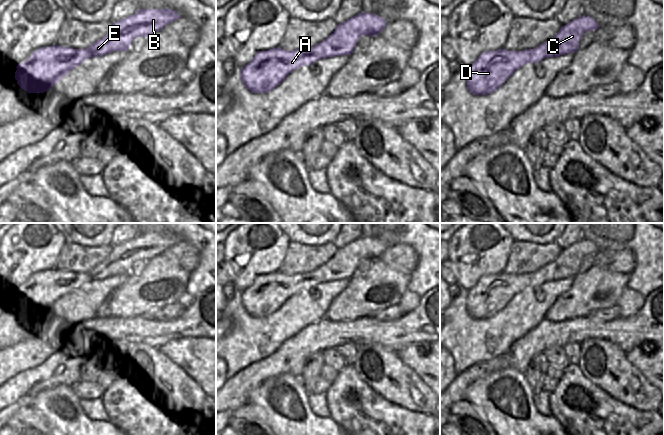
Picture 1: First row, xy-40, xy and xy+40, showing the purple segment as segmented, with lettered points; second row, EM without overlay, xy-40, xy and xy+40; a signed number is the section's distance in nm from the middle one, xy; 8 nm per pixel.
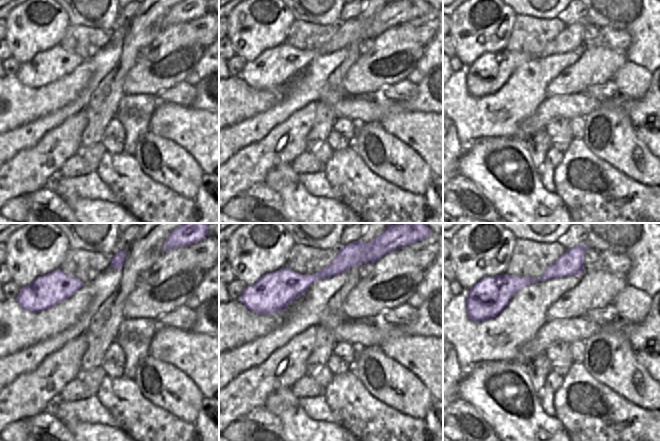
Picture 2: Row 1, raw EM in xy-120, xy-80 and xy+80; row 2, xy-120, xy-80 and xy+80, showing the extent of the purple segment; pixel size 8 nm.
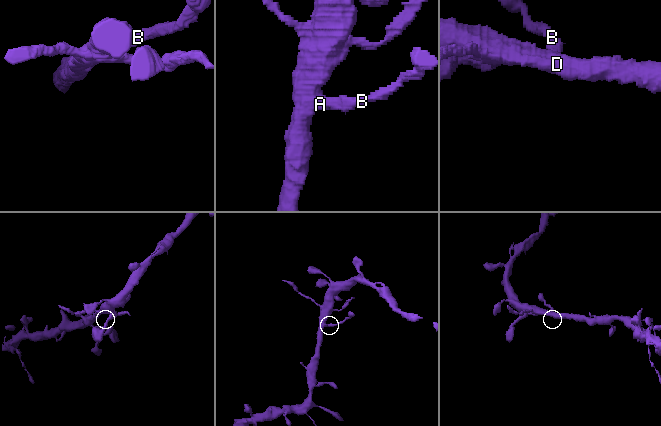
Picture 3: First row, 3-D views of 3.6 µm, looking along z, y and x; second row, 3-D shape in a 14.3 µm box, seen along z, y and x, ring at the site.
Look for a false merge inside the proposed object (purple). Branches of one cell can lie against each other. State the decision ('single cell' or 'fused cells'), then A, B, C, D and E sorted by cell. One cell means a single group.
single cell; groups A B C D E

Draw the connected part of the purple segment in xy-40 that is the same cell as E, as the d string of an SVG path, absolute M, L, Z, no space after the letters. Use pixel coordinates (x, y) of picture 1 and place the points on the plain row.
M139 233L134 239L113 247L111 254L102 263L86 273L72 273L70 271L52 269L34 275L24 287L17 289L15 303L17 308L28 317L44 317L59 307L72 293L86 283L100 281L114 275L129 275L136 261L150 261L180 241L172 233Z

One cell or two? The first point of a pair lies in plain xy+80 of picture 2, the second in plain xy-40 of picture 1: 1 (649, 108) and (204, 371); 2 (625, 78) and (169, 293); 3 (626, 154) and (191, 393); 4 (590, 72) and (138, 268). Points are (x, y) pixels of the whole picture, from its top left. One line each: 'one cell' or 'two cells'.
1: two cells
2: two cells
3: one cell
4: two cells

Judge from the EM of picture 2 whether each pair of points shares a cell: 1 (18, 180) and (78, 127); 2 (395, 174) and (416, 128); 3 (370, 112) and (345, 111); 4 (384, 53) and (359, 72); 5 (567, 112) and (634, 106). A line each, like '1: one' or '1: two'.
1: one
2: two
3: one
4: one
5: one

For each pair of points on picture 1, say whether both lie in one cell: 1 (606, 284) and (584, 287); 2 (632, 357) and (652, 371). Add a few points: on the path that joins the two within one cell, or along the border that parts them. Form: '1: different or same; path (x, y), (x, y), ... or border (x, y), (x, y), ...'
1: same; path (601, 287), (589, 287)
2: same; path (637, 358), (647, 366)

